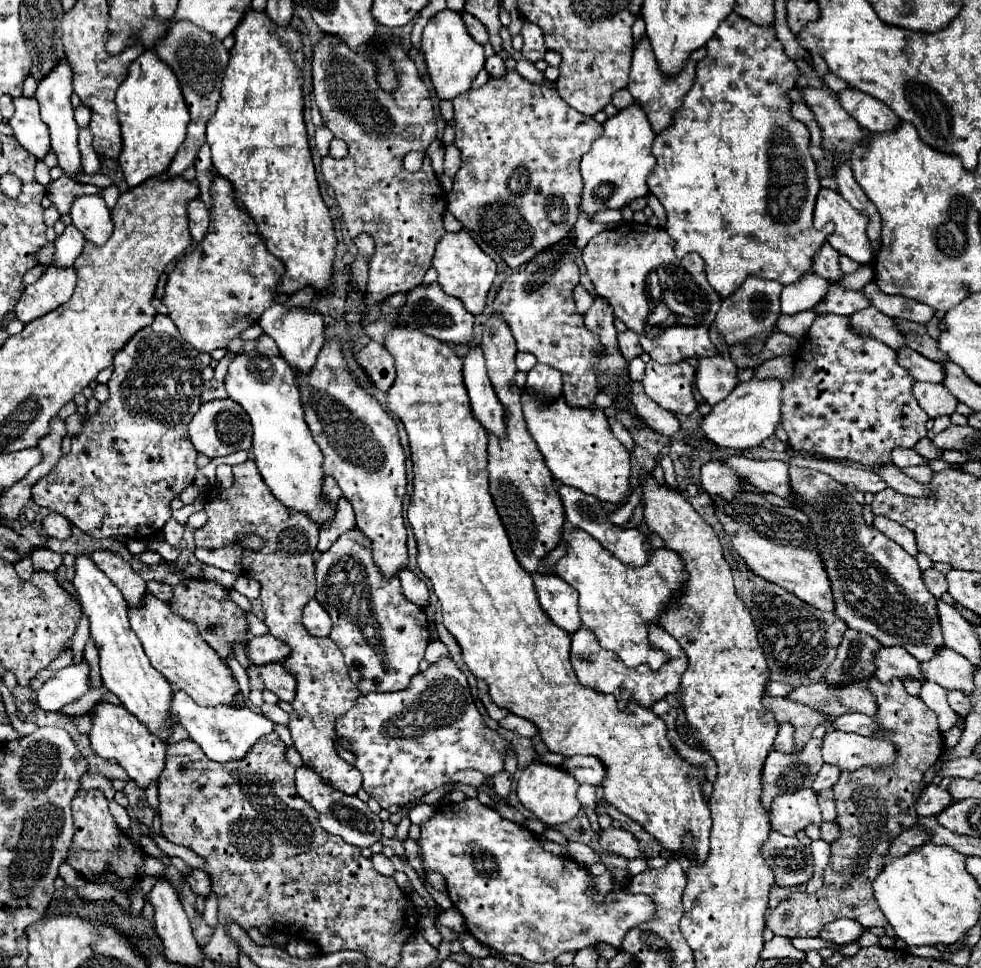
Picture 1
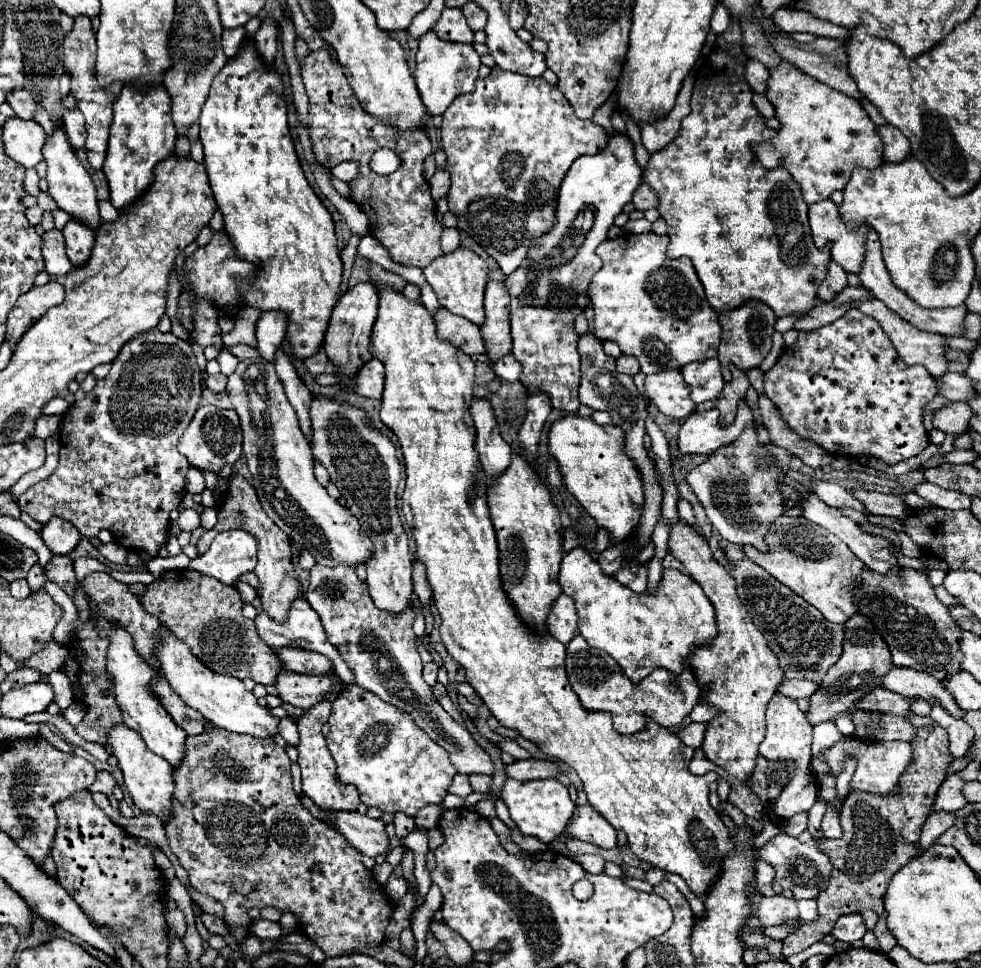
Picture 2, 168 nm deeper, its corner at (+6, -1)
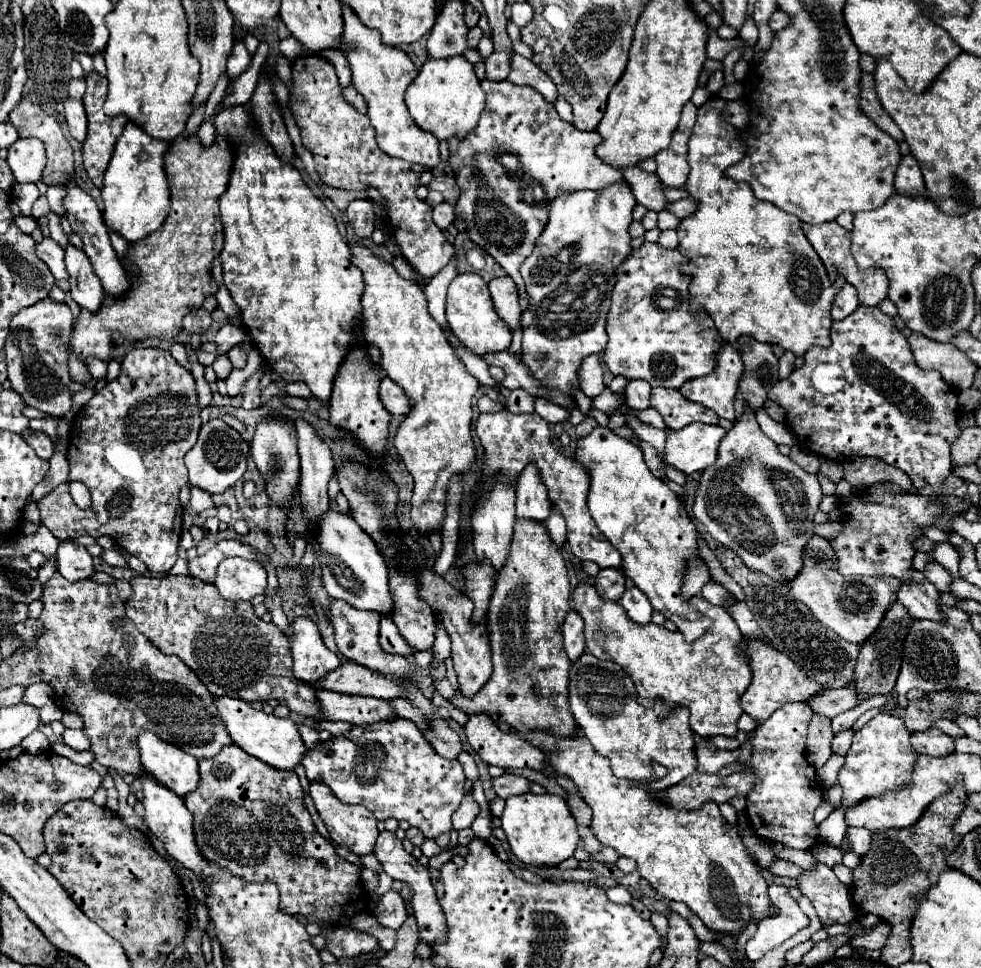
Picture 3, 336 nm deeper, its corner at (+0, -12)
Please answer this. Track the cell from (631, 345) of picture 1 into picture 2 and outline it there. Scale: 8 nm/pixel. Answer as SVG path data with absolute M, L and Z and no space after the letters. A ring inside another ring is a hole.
M620 356L616 360L616 370L622 374L628 374L628 376L636 376L640 372L640 366L634 356Z

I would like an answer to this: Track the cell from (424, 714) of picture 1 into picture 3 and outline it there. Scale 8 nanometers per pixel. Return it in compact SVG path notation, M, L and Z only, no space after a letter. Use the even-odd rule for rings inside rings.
M402 717L372 725L352 725L346 735L332 737L302 755L310 781L326 781L332 793L352 805L364 805L376 819L394 817L418 827L426 837L438 837L452 829L452 813L464 795L464 771L458 761L442 759L424 739L422 731Z

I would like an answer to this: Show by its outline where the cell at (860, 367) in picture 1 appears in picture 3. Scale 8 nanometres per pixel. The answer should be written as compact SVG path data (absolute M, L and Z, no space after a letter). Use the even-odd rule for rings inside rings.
M860 305L852 315L842 321L834 321L830 329L830 345L814 345L804 355L804 365L794 369L790 377L780 379L768 393L768 399L778 403L786 411L786 425L792 429L798 443L816 455L832 461L844 461L848 457L878 457L892 467L902 469L914 489L926 485L940 485L952 471L950 443L960 433L956 425L958 403L956 391L936 371L924 371L914 363L908 349L908 341L902 333L896 333L892 319L876 307ZM820 363L838 363L844 369L846 385L834 395L822 395L812 387L812 369Z

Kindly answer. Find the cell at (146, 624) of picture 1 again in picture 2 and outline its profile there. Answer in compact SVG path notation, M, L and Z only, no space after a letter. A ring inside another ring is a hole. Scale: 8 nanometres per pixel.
M166 626L160 628L160 636L162 642L158 644L156 656L160 660L162 674L168 678L170 686L188 706L202 712L204 718L208 718L208 722L212 722L214 726L236 734L246 734L252 738L272 738L278 734L280 718L272 716L270 708L260 706L256 702L256 696L244 688L242 680L206 670L206 666L190 652L190 648L186 648L178 638L174 638L174 634Z

